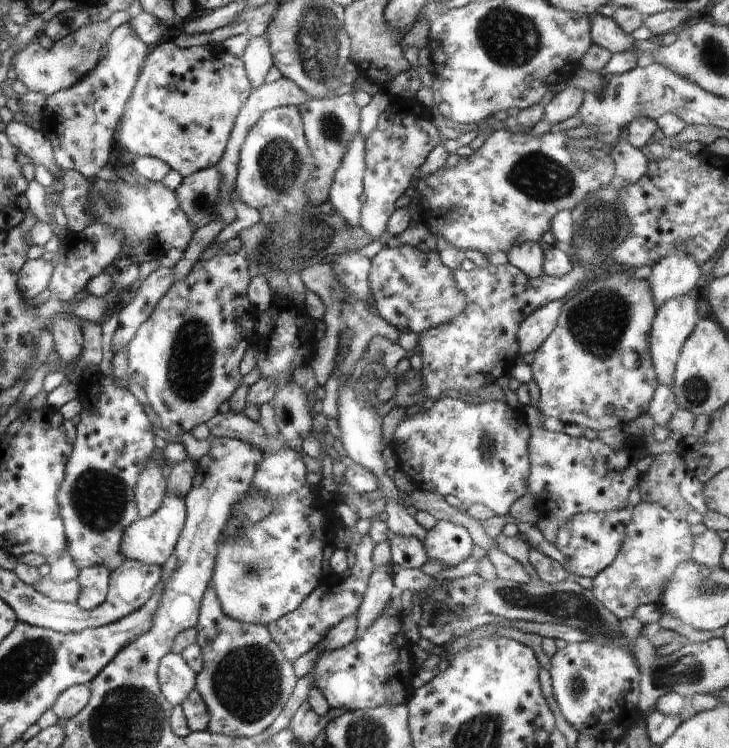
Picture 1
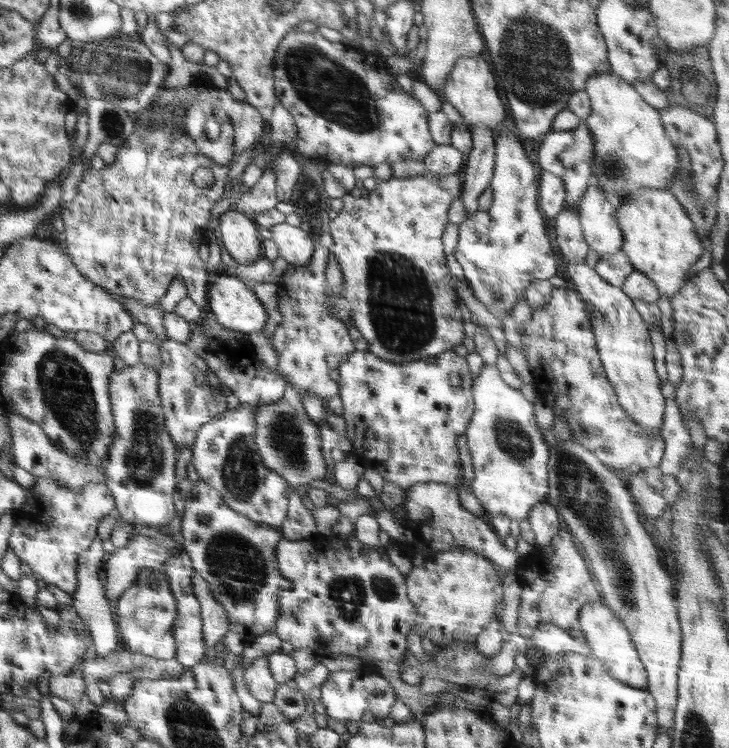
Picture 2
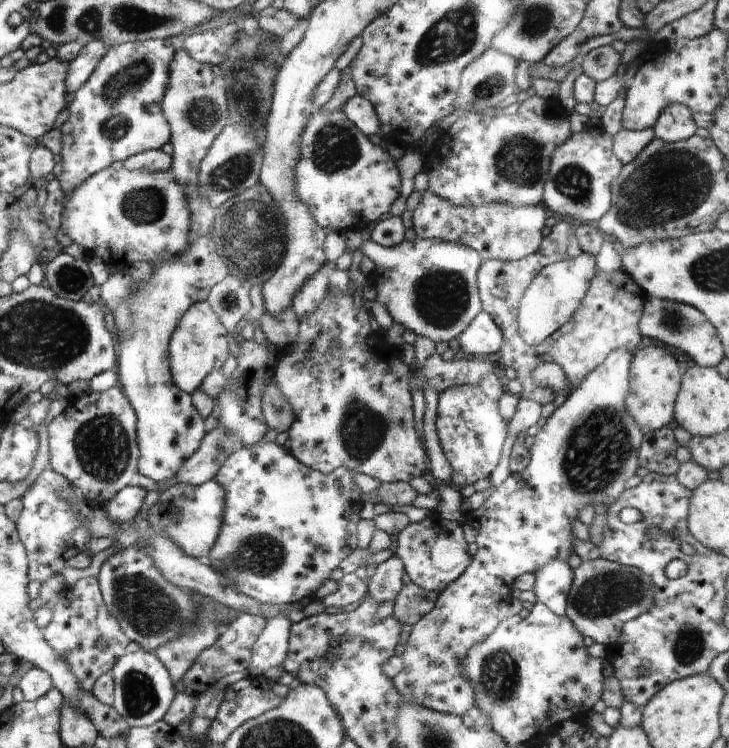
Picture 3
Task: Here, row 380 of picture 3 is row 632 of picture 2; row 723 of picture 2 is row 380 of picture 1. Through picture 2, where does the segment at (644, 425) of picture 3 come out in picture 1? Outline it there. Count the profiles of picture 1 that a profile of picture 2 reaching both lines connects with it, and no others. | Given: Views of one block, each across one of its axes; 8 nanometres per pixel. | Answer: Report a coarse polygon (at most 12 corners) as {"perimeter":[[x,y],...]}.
{"perimeter":[[687,293],[657,309],[650,350],[659,384],[672,387],[682,346],[700,319]]}

